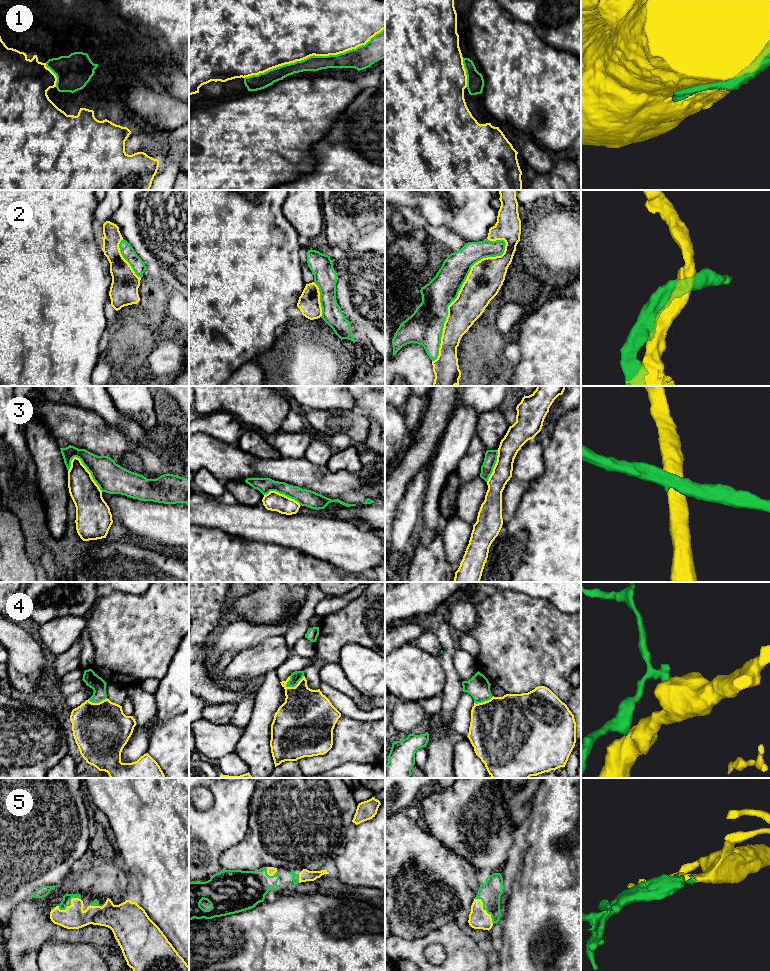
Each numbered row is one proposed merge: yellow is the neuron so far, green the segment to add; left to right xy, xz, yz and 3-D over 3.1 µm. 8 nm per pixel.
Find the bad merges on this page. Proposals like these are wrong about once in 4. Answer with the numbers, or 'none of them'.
1, 3

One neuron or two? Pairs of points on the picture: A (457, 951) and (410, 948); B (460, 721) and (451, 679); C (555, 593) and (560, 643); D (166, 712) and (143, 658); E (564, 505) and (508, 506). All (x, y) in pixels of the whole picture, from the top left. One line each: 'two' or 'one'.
A: one
B: two
C: two
D: two
E: two

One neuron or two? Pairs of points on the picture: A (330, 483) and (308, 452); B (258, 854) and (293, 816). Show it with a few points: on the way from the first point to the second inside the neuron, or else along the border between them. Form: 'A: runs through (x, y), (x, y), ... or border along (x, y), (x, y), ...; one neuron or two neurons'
A: border along (295, 459), (306, 458), (315, 464), (325, 465); two neurons
B: runs through (267, 845), (287, 825); one neuron

